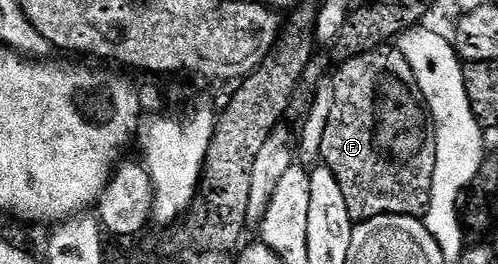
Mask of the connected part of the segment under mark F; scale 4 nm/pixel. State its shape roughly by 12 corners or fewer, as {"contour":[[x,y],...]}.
{"contour":[[399,48],[331,78],[320,157],[353,222],[432,199],[436,132]]}

